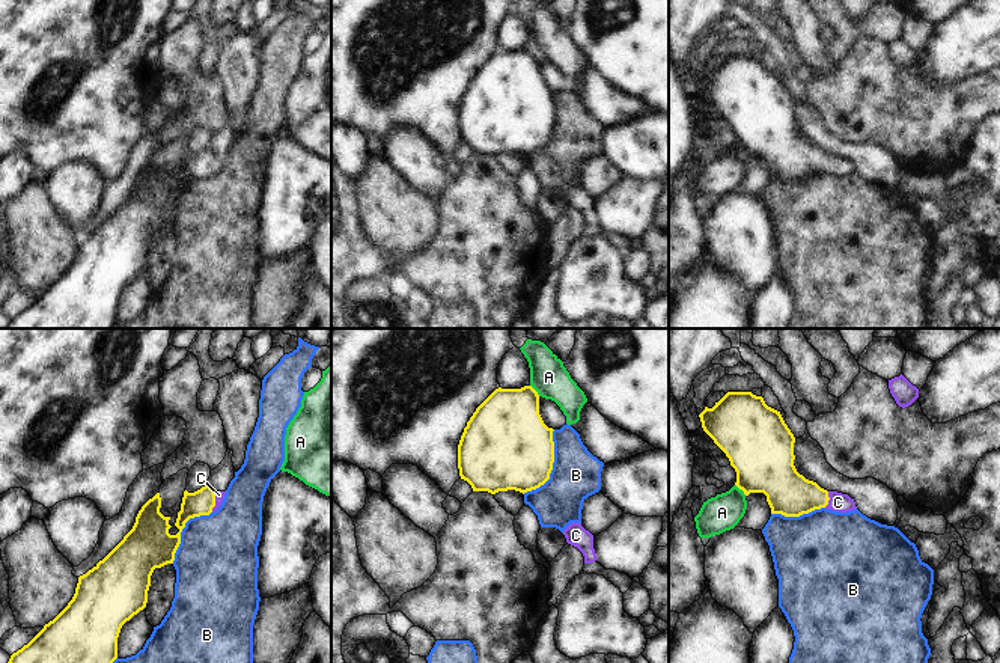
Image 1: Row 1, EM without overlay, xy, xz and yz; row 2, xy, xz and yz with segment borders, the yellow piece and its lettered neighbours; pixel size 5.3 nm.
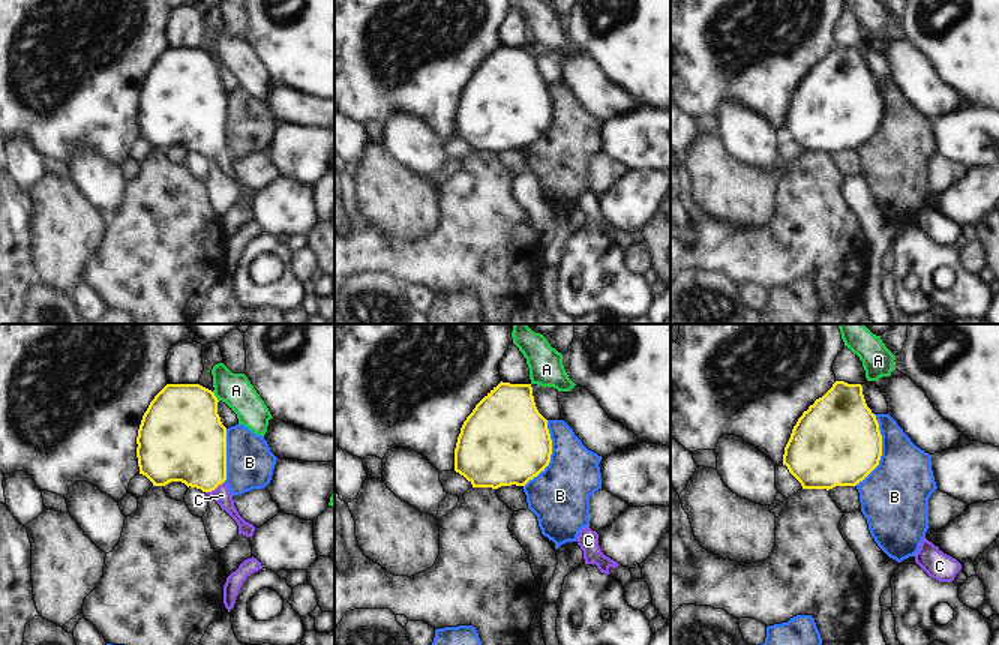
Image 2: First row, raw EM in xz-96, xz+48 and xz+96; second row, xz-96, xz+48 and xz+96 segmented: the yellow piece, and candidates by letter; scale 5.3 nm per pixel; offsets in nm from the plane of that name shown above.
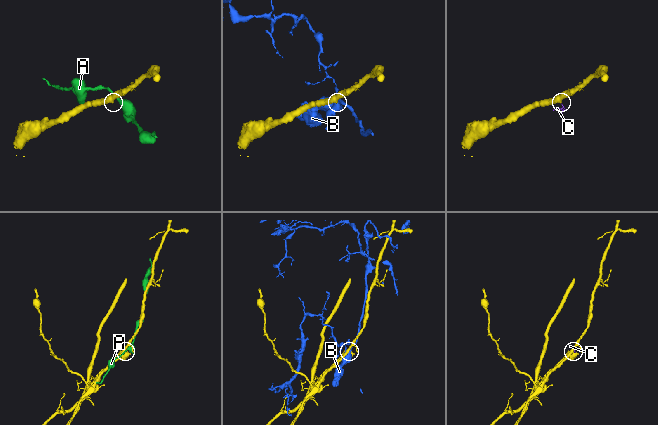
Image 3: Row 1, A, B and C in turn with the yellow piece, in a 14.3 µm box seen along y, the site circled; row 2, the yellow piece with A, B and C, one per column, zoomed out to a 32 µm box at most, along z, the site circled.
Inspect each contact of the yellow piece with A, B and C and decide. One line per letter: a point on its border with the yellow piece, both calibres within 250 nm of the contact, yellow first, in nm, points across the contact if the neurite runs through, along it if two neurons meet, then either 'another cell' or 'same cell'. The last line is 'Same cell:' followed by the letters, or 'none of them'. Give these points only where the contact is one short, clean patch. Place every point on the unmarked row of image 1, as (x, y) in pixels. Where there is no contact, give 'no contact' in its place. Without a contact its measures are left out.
A: yz (741, 151) | 360/190 nm | another cell
B: xz (551, 130) | 440/260 nm | another cell
C: xy (214, 164) | 140/50 nm | across xy (201, 164), (214, 164), (219, 157) | same cell
Same cell: C

